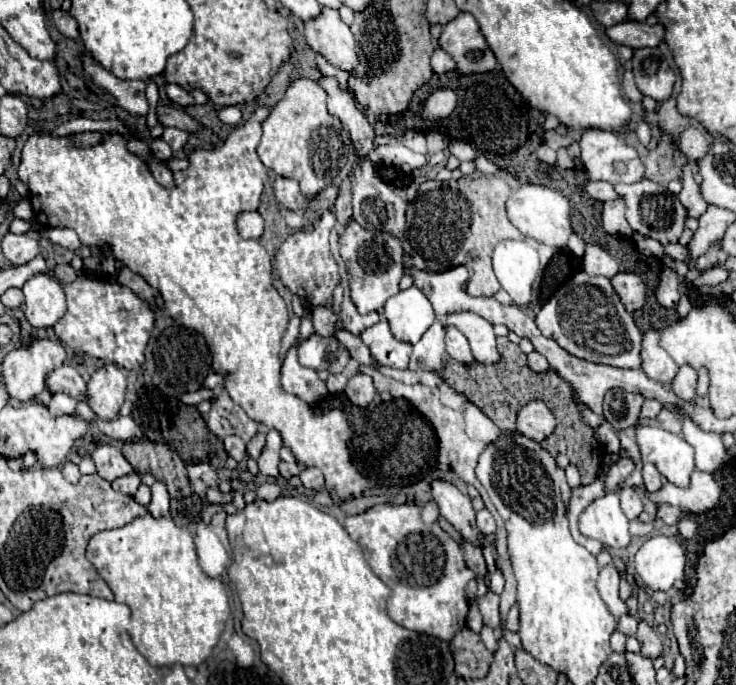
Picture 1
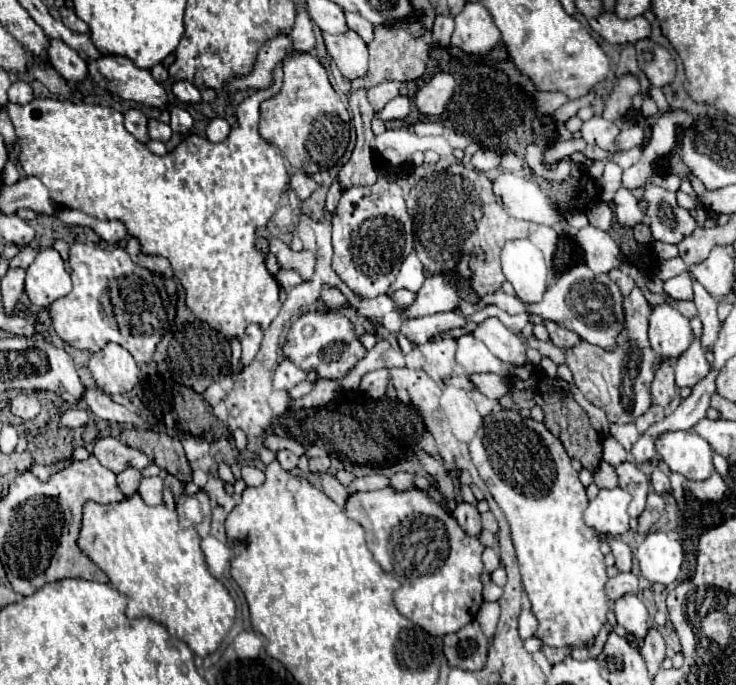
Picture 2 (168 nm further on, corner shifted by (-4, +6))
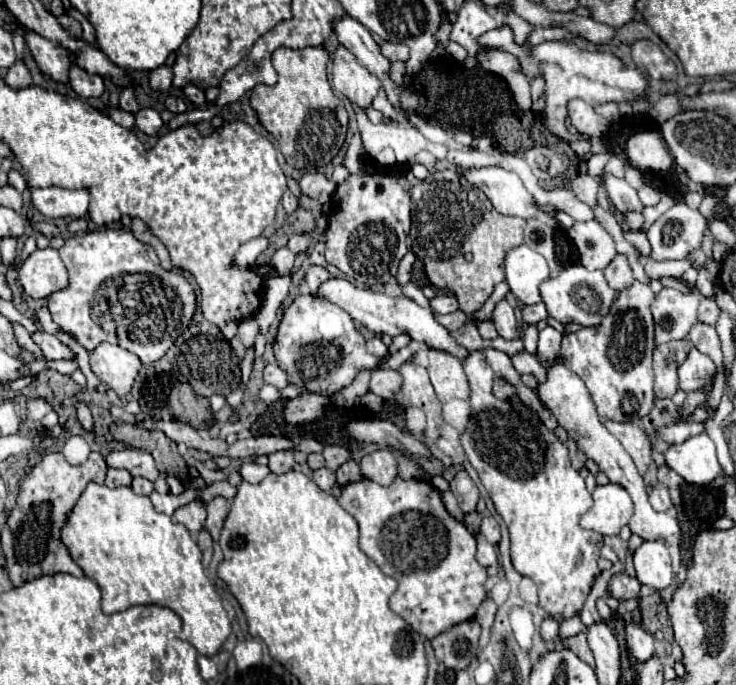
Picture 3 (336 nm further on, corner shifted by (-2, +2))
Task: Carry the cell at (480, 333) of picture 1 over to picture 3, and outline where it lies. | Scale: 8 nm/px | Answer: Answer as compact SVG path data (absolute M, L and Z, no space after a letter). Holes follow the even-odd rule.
M528 352L516 354L512 358L512 364L520 374L532 374L538 380L538 384L542 384L546 380L546 368L534 356L530 356Z

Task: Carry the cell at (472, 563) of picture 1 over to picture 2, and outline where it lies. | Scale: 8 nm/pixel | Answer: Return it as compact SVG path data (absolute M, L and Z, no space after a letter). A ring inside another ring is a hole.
M462 502L462 504L456 506L456 510L452 512L452 516L454 516L454 520L460 524L460 528L466 534L476 536L476 538L480 536L482 524L480 524L480 514L478 514L478 510L474 506L470 506L468 502Z

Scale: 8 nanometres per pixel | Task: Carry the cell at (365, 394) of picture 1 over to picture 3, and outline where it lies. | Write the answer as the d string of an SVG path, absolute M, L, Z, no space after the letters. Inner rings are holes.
M374 370L370 380L370 390L384 400L390 400L402 386L402 376L398 370Z

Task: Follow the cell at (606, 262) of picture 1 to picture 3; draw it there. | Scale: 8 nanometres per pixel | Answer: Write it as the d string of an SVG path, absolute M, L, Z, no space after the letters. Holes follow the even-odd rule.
M596 220L576 222L568 234L580 252L580 262L588 270L604 270L616 256L612 236Z

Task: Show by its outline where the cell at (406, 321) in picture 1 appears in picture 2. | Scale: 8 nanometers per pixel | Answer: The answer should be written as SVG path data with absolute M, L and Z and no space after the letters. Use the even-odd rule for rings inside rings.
M398 290L398 292L392 294L392 300L394 300L394 306L396 306L400 312L404 312L408 306L414 304L416 294L410 292L410 290Z

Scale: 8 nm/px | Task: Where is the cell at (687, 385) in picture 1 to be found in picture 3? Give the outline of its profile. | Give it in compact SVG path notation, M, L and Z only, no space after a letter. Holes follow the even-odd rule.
M692 348L686 362L680 366L678 376L680 376L680 388L684 392L700 390L710 382L710 378L716 374L716 366L710 356L702 354L700 350Z

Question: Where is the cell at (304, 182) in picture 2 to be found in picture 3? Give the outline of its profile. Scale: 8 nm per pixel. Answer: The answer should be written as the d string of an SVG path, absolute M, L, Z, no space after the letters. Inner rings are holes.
M304 174L300 178L300 190L304 196L310 196L320 204L328 204L336 192L336 184L324 174Z

